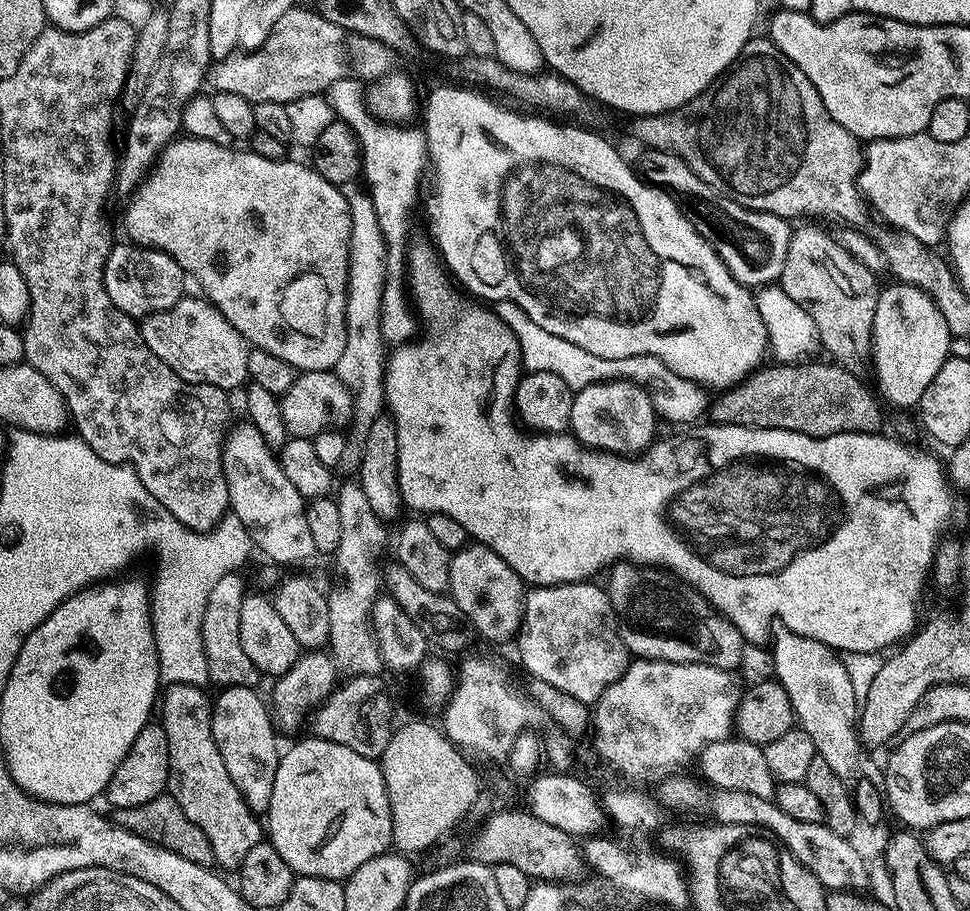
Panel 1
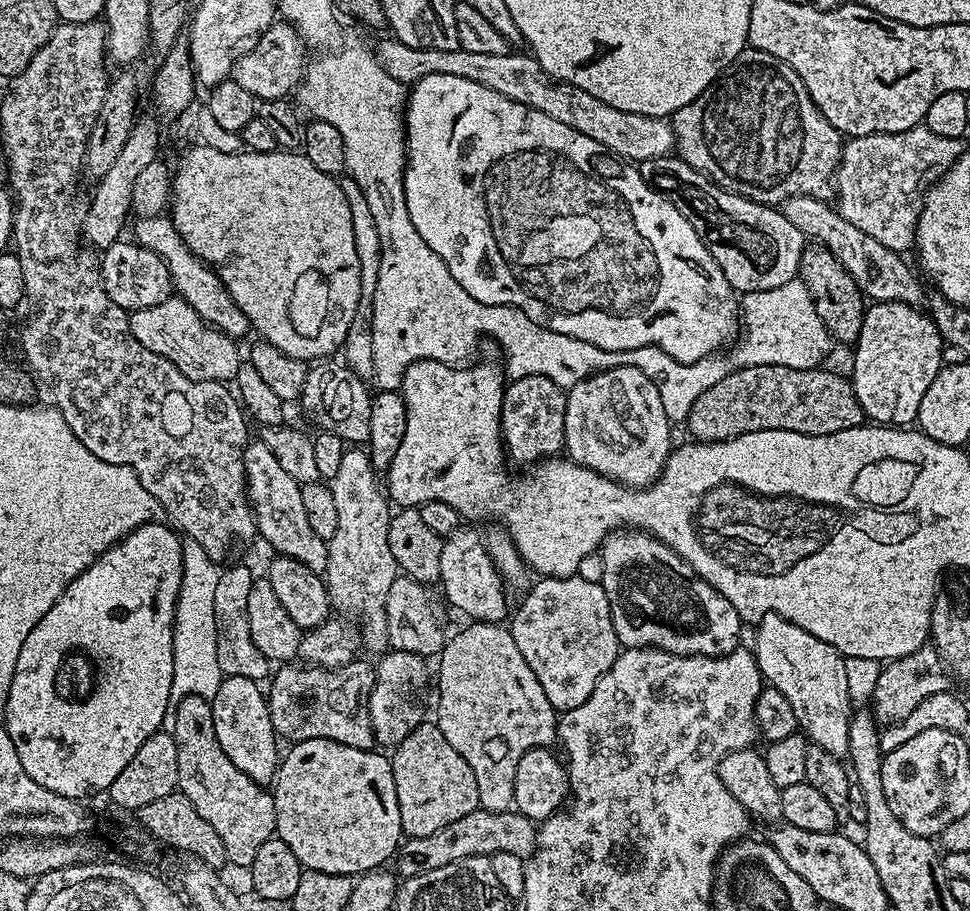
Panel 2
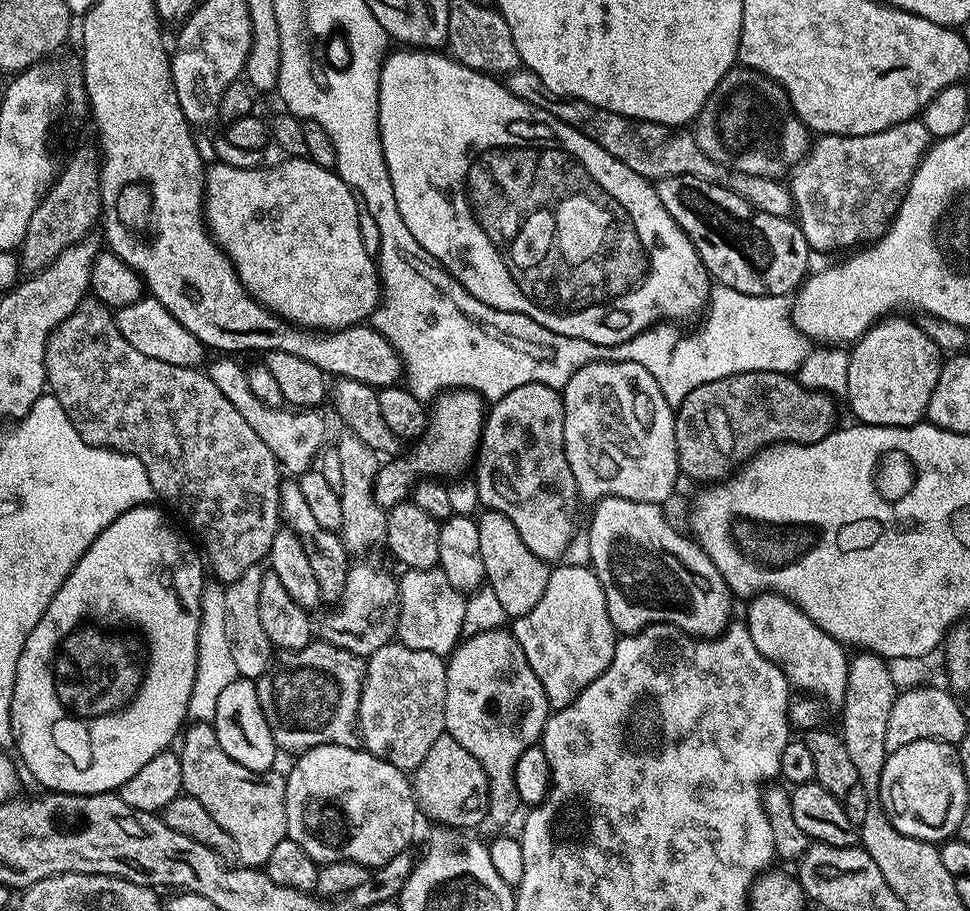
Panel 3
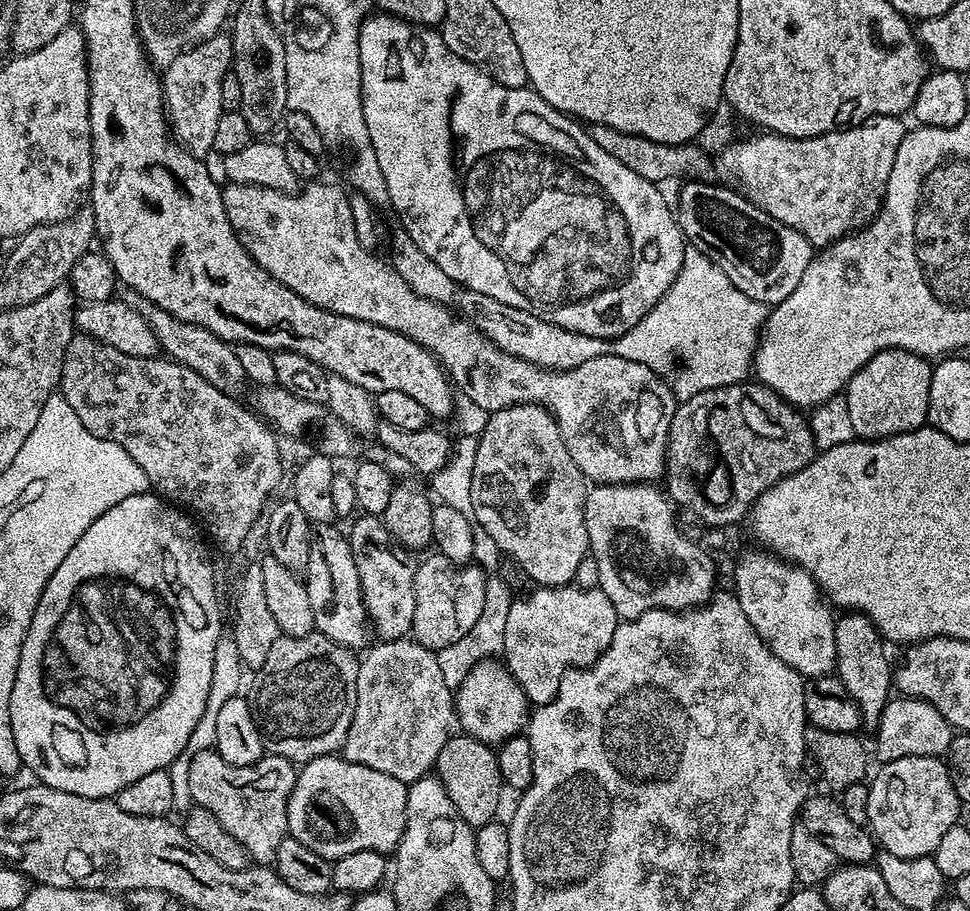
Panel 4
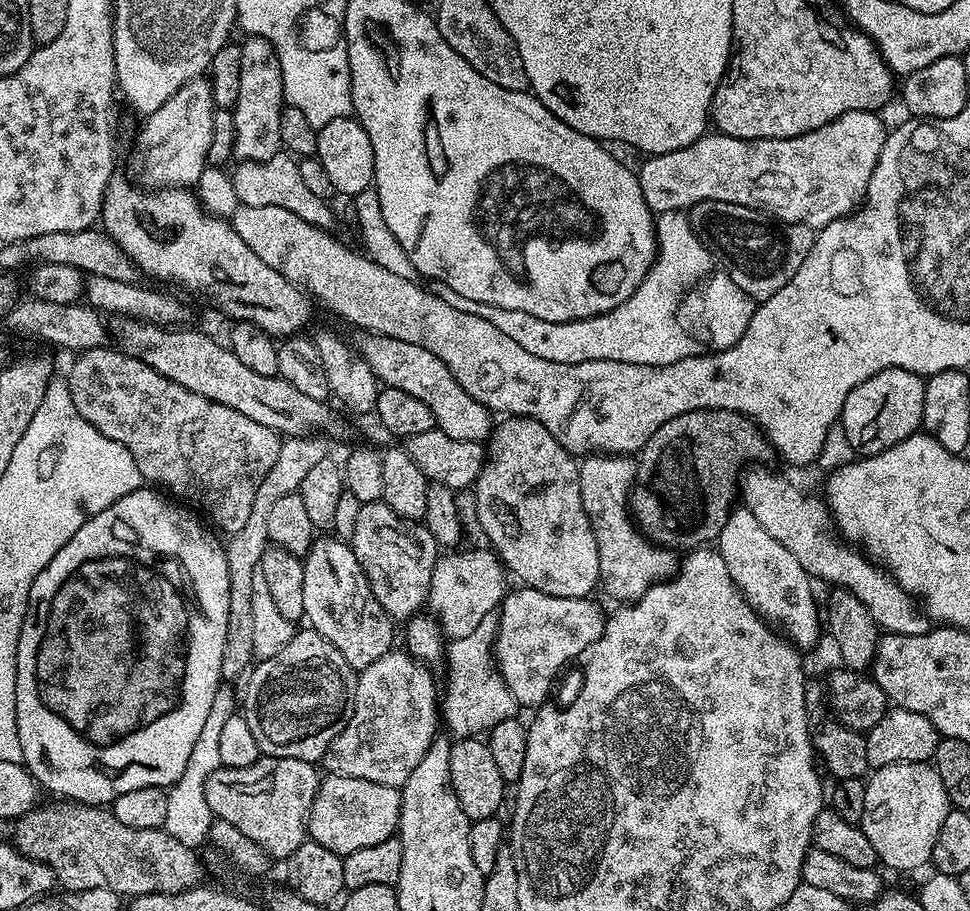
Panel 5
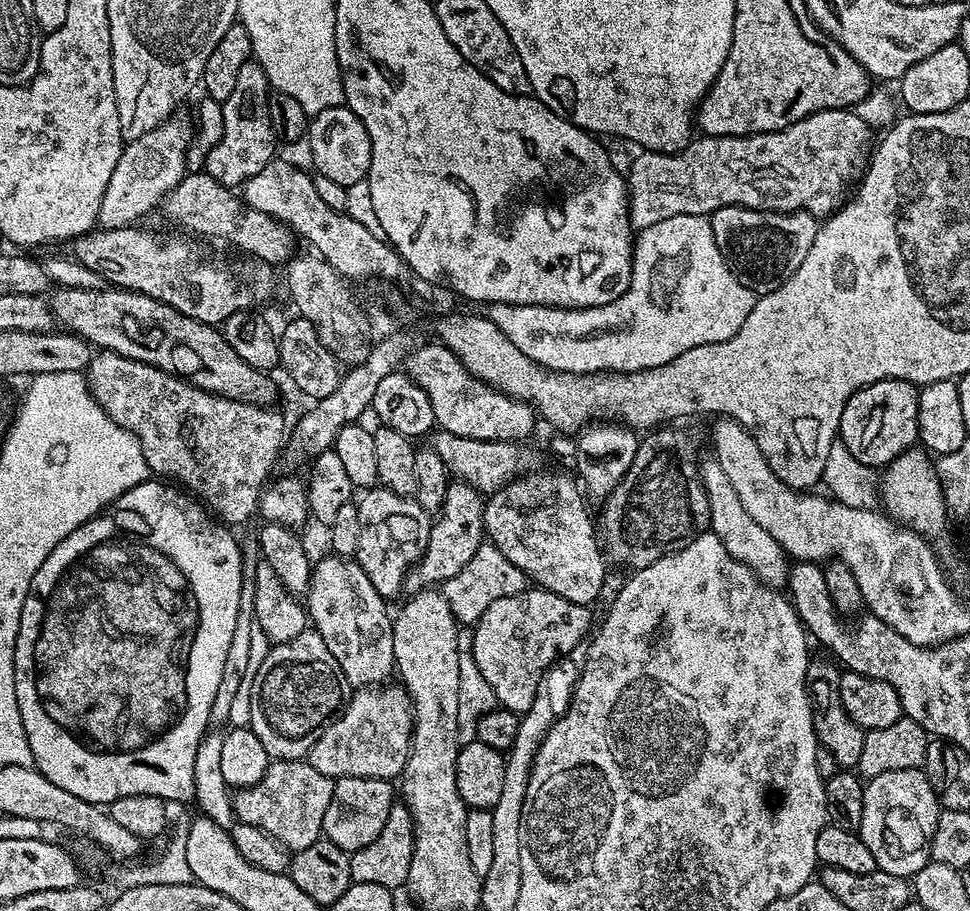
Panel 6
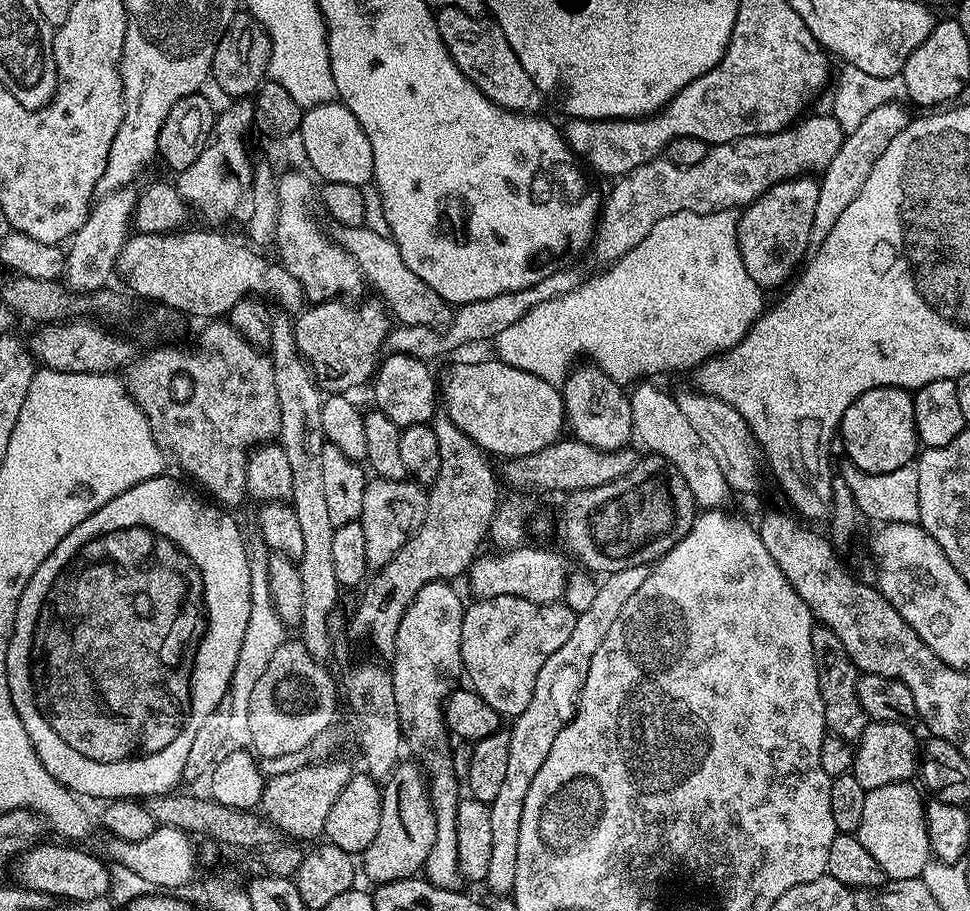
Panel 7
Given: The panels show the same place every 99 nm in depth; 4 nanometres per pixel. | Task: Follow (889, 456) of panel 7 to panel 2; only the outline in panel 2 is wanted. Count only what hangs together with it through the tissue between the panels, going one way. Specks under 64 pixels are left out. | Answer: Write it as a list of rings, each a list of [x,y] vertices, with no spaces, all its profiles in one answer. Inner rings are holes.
[[[901,300],[894,302],[872,302],[867,305],[862,330],[854,341],[856,353],[852,356],[852,372],[850,379],[852,389],[862,406],[865,417],[880,426],[908,426],[913,423],[918,414],[918,406],[930,390],[930,382],[938,374],[938,370],[945,363],[946,345],[940,336],[936,321],[927,311],[911,304],[904,304]]]

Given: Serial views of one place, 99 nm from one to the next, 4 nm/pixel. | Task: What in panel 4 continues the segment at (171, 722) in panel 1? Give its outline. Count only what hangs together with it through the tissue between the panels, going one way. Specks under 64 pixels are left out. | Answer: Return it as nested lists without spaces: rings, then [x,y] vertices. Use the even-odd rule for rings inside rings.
[[[215,750],[191,755],[192,761],[189,764],[191,803],[197,808],[210,810],[210,814],[214,814],[214,818],[218,818],[218,822],[222,822],[222,826],[226,826],[226,830],[230,830],[230,834],[234,834],[234,838],[238,838],[238,842],[242,842],[249,857],[257,865],[271,865],[276,859],[278,846],[288,835],[288,803],[290,802],[290,794],[296,785],[297,765],[293,764],[291,760],[271,754],[265,755],[264,759],[248,768],[234,766],[230,762],[226,762],[226,758],[219,756]]]

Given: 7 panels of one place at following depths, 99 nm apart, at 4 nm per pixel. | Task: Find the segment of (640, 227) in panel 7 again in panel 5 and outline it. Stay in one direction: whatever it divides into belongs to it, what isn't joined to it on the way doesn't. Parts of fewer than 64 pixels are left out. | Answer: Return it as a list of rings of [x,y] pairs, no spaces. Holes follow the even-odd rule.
[[[847,112],[826,126],[781,140],[739,140],[723,134],[705,134],[682,150],[645,159],[645,164],[638,168],[644,201],[656,214],[691,210],[703,200],[730,202],[755,208],[769,217],[776,216],[772,218],[786,224],[805,224],[813,230],[822,229],[843,216],[851,216],[868,195],[870,178],[874,166],[878,166],[886,139],[886,127],[878,117],[876,112]]]

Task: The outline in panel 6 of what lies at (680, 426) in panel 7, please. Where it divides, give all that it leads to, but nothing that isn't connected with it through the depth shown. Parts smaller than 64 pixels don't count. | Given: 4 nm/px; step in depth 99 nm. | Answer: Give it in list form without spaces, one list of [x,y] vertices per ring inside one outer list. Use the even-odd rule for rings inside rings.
[[[708,458],[708,461],[698,468],[698,480],[708,495],[708,519],[710,521],[710,531],[715,534],[726,546],[733,558],[742,562],[754,573],[761,582],[770,588],[777,590],[783,589],[788,582],[788,569],[790,567],[789,557],[784,549],[750,518],[750,513],[742,507],[738,494],[734,491],[734,486],[730,486],[730,478],[726,478],[726,473],[722,466],[714,458]]]

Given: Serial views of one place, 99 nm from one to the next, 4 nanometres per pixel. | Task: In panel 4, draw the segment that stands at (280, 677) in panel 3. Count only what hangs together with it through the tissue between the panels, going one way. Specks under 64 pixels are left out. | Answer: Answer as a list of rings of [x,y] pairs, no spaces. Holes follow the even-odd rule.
[[[281,634],[274,642],[274,646],[270,646],[270,654],[266,654],[266,662],[258,669],[260,676],[260,708],[258,704],[258,723],[260,726],[260,735],[264,737],[264,747],[271,755],[281,756],[287,760],[291,760],[297,766],[303,766],[309,760],[318,758],[319,756],[331,756],[339,753],[344,746],[344,740],[347,732],[350,730],[351,720],[354,718],[355,712],[355,691],[358,687],[358,670],[360,660],[354,655],[353,649],[344,648],[340,644],[335,644],[330,638],[319,634],[310,636],[286,636]]]

